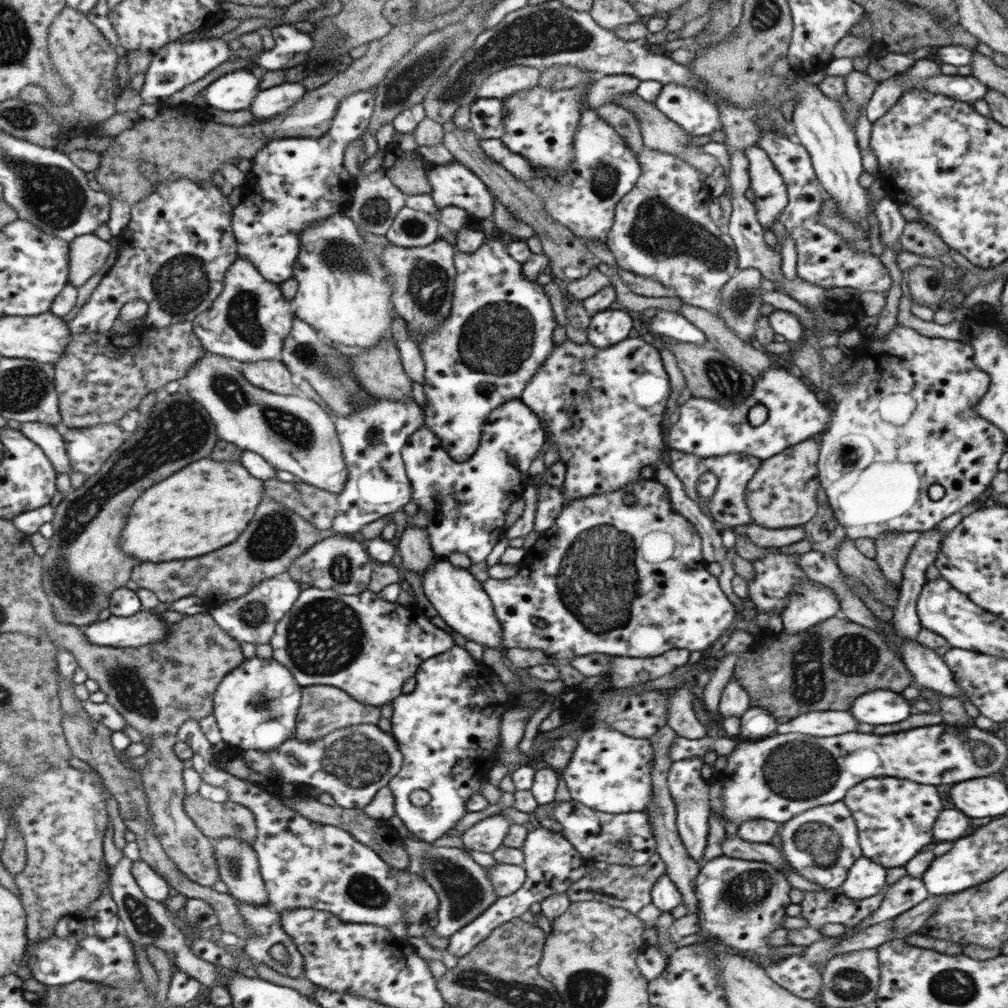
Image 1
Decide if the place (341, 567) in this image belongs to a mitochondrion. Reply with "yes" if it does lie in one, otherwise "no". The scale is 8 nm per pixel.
yes

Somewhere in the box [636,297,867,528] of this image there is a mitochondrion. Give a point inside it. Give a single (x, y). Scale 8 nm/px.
(726, 381)

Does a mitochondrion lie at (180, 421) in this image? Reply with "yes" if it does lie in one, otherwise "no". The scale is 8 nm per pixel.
yes

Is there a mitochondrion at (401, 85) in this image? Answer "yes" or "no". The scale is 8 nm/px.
yes

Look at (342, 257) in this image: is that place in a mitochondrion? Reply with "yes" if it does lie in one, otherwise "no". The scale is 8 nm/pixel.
yes

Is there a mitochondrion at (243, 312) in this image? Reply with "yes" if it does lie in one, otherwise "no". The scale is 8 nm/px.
yes

